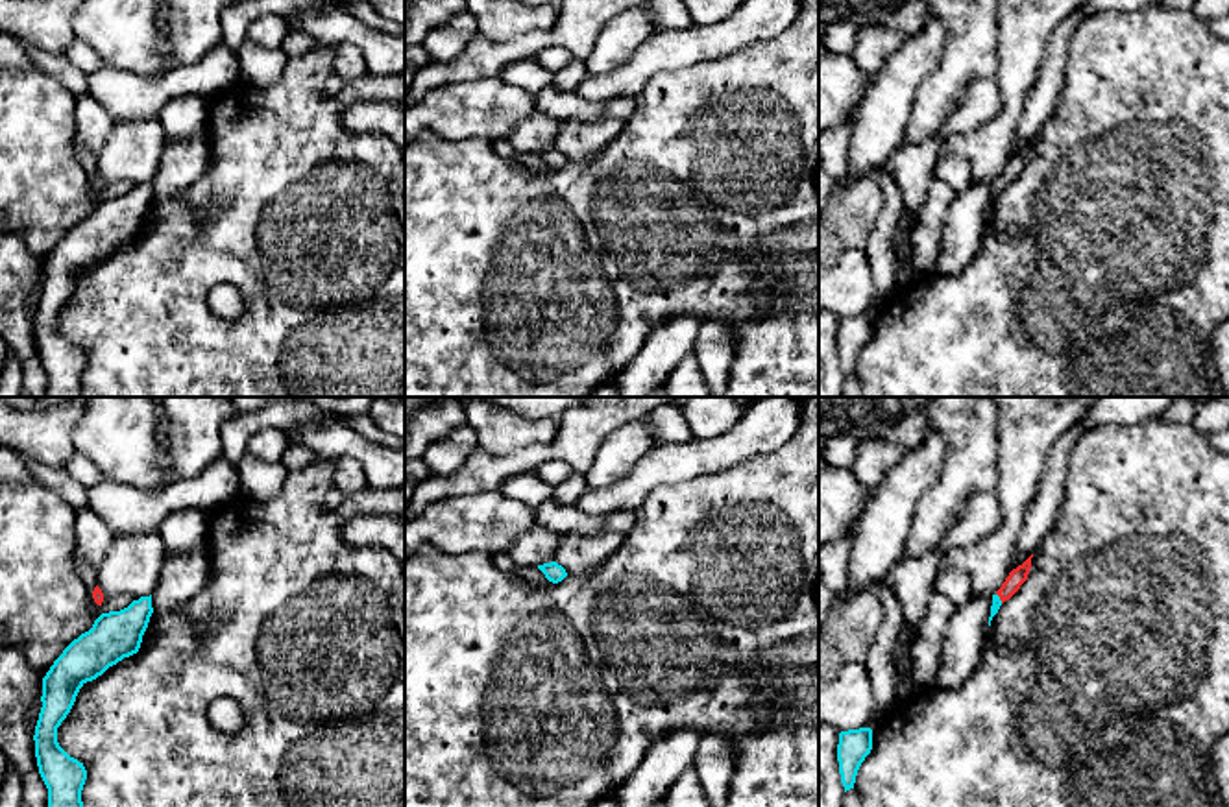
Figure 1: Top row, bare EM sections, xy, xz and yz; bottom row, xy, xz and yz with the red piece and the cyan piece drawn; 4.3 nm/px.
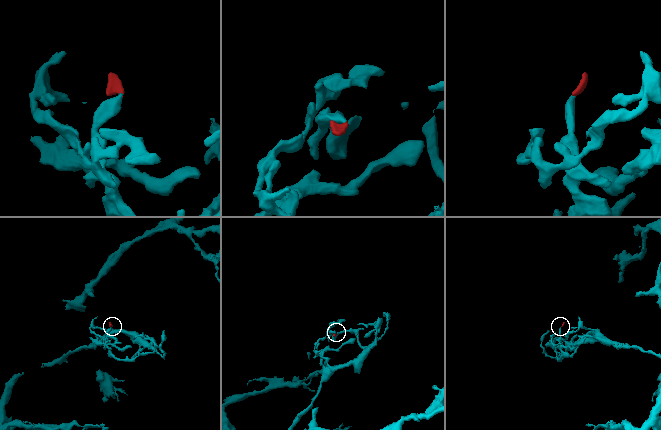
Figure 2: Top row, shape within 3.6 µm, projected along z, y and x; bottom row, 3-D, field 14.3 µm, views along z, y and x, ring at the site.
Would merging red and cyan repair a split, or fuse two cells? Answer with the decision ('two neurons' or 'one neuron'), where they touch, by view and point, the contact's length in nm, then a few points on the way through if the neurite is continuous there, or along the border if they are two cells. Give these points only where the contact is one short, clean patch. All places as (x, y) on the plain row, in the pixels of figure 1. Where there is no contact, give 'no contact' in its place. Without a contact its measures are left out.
one neuron; contact yz (1000, 185); length 50 nm; way yz (1017, 163), (1000, 185), (997, 189)

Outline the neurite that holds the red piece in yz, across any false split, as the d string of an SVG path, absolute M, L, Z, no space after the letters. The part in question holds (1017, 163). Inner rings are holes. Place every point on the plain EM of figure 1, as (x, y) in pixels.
M1033 140L1016 155L1009 159L1002 174L992 181L992 192L991 192L991 203L989 203L989 212L992 203L998 199L1000 192L1009 187L1020 172L1028 166L1029 155L1031 155L1031 144Z

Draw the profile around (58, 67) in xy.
M20 42L22 48L31 57L33 65L59 81L68 89L76 98L81 98L89 92L89 76L76 68L65 55L55 55L52 52L35 48L31 44Z

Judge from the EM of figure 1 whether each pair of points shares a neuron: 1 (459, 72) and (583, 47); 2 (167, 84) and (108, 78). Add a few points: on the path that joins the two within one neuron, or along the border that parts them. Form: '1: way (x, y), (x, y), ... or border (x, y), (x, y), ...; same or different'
1: way (490, 58), (551, 39); same
2: way (152, 87), (122, 87); same

